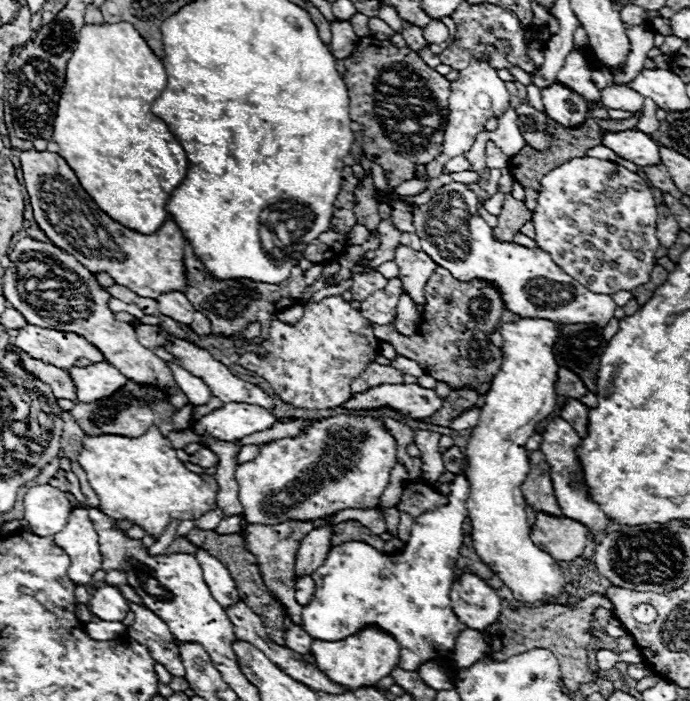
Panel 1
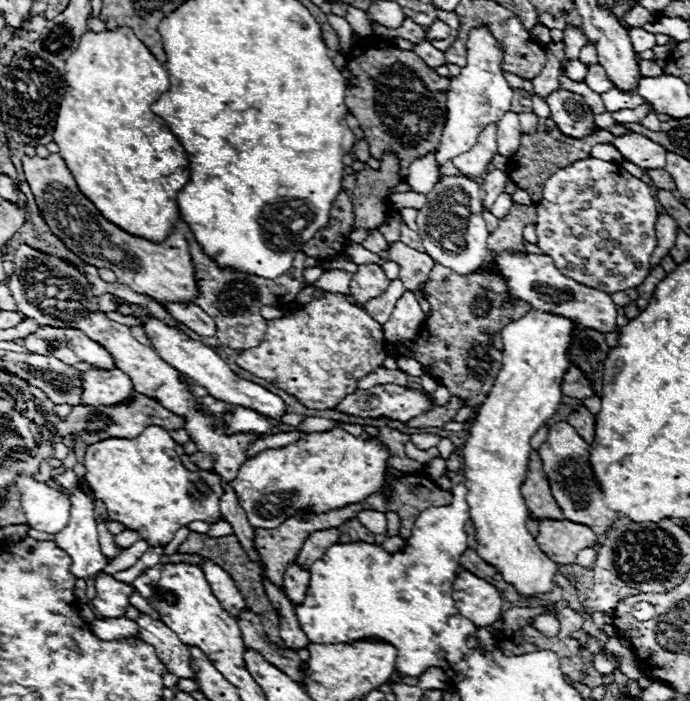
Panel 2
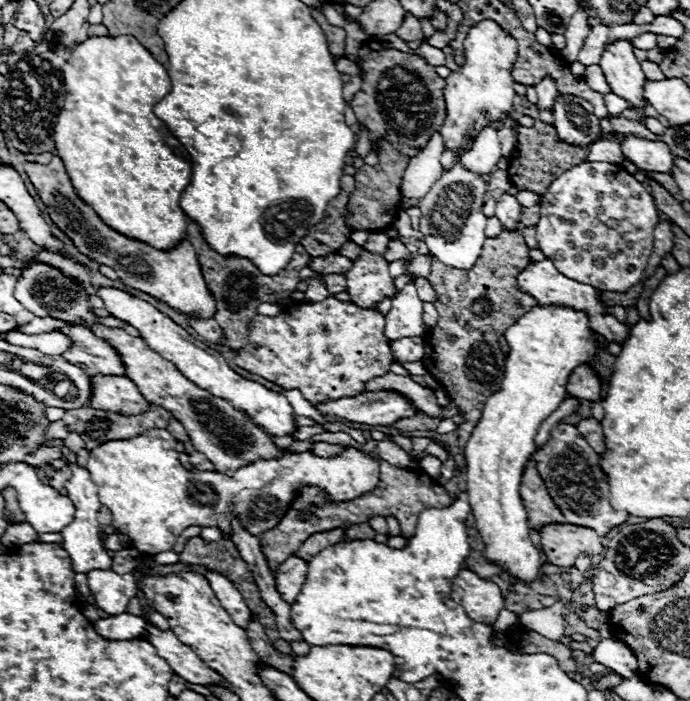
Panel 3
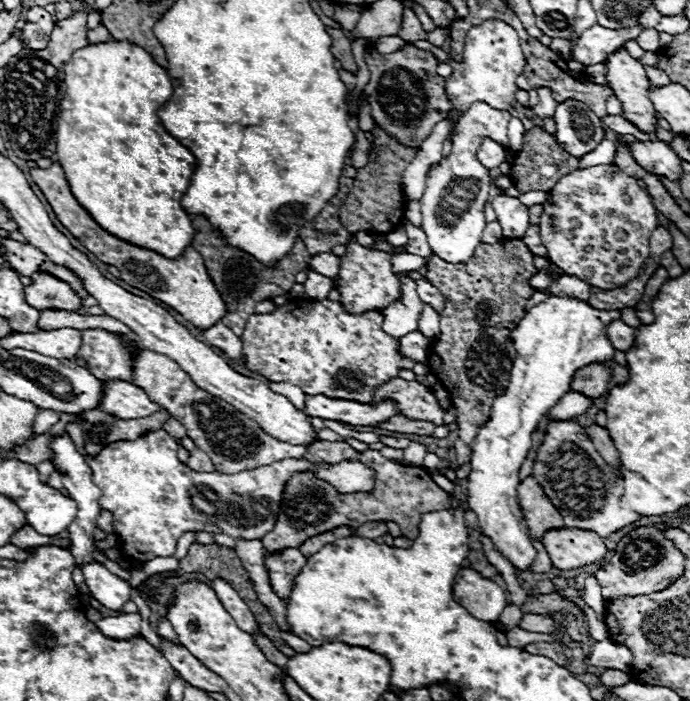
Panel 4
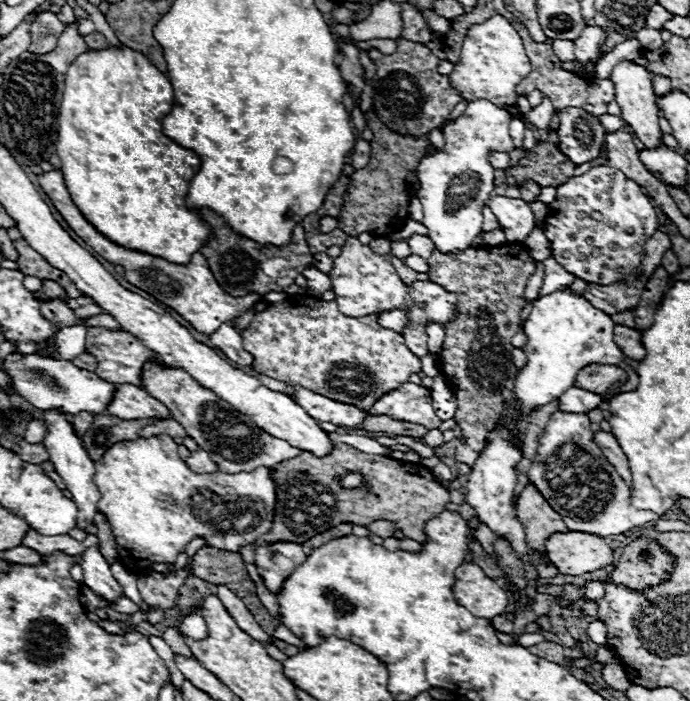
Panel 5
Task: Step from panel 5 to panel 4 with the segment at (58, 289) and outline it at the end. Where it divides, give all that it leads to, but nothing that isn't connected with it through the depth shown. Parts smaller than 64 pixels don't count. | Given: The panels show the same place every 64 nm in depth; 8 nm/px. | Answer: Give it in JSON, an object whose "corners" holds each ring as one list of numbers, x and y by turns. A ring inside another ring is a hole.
{"corners":[[36,272,30,278,32,284,24,286,24,300,32,308,38,308,40,312,48,308,78,312,82,308,82,298,78,298,76,292,58,278,46,272]]}

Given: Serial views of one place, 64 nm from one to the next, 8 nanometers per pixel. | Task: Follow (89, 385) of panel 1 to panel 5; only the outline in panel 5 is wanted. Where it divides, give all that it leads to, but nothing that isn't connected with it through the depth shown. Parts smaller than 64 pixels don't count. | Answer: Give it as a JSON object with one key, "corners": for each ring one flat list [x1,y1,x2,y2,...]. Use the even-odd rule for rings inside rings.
{"corners":[[120,384,106,408,108,414,118,416,120,420,142,420,142,418,170,418,170,410,152,398,144,388,134,384]]}

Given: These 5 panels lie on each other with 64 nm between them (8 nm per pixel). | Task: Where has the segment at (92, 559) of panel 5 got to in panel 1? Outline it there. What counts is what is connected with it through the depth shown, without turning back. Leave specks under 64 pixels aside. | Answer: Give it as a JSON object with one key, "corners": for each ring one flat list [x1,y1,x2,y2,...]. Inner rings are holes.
{"corners":[[102,586,88,602,88,608,100,620,110,620,110,622,124,620,124,616,128,614,128,602,116,586]]}

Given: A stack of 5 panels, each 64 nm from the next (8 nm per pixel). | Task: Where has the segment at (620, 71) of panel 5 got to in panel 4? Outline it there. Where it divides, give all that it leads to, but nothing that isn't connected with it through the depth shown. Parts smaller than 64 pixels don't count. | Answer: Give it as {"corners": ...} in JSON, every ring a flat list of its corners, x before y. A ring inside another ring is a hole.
{"corners":[[618,48,606,56,606,80,616,98,624,106,624,118,634,122,644,132,654,132,656,110,648,98,650,80,644,66,628,54,626,48]]}

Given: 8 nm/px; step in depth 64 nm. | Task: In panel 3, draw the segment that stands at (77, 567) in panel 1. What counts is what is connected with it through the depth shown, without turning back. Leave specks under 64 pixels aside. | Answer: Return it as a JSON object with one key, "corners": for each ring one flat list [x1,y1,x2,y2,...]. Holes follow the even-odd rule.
{"corners":[[64,448,64,456,66,456,66,458,64,458,66,462,72,462,72,464,70,464,70,468,72,468,72,478,66,482,66,490,68,490,68,498,70,498,70,500,74,502,74,506,76,506,76,512,74,512,74,520,60,532,60,534,62,534,60,546,66,548,66,552,70,552,70,558,72,558,72,562,74,562,74,572,86,574,86,572,90,572,90,570,94,570,94,568,108,570,108,568,112,566,112,558,110,558,108,552,102,548,100,536,98,536,100,524,98,524,96,516,98,516,100,506,102,506,100,500,98,500,98,490,96,490,94,482,90,480,88,470,86,470,86,468,80,468,80,466,76,464,76,456,74,456,68,448]]}

